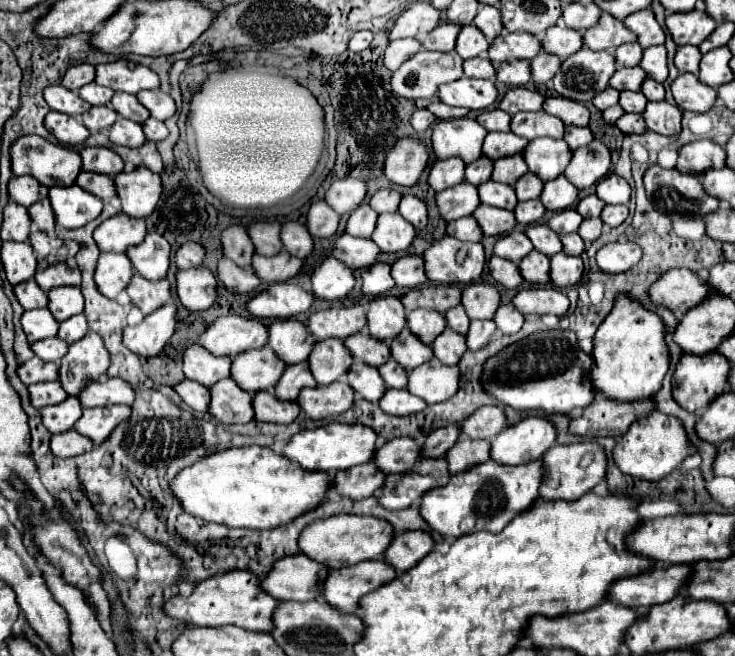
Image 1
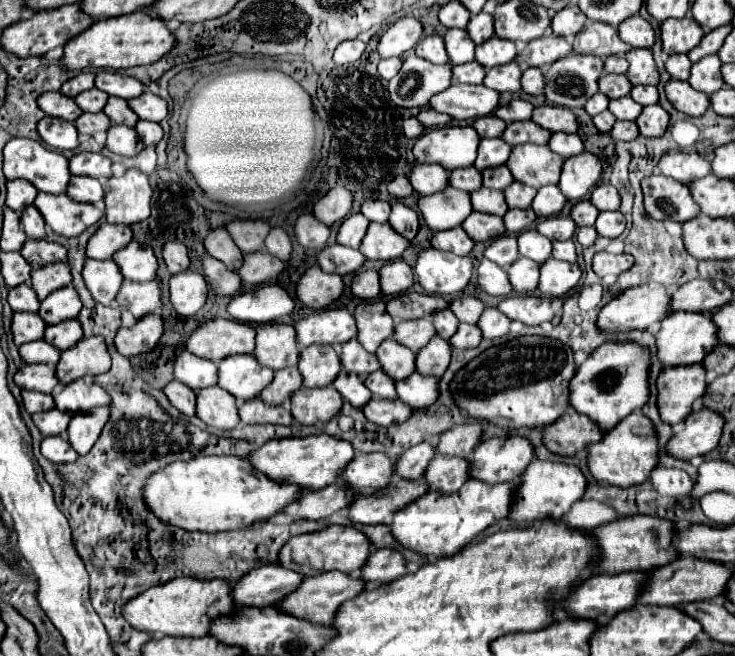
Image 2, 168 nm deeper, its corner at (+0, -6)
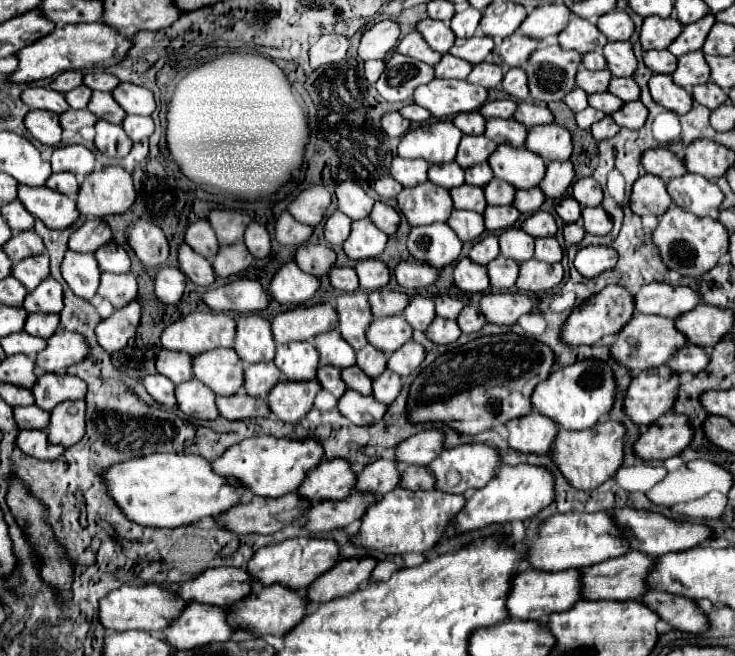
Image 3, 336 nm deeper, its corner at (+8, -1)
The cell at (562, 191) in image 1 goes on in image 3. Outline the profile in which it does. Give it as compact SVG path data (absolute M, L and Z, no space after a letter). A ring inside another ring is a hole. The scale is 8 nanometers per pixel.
M532 187L532 189L520 189L516 191L514 195L514 207L520 211L520 213L534 213L540 209L540 205L544 203L544 193L538 189L538 187Z

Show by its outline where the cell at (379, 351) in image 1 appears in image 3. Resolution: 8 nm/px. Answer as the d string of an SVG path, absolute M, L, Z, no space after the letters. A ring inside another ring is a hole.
M328 331L322 335L316 335L316 349L320 353L320 363L328 361L330 365L344 369L356 363L356 353L354 349L342 339L338 331Z

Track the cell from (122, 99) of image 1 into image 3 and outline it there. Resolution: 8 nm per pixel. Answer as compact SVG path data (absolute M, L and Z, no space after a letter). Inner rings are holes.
M94 91L92 93L92 99L88 103L88 109L98 117L98 119L104 119L104 121L110 121L114 125L120 125L122 119L124 119L124 109L118 107L118 103L114 101L114 97L110 93L100 93L100 91Z

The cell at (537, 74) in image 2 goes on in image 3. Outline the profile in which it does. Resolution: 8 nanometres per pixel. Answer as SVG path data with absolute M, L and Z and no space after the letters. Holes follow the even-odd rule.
M508 69L508 73L502 79L502 89L518 99L518 101L528 101L530 93L528 93L528 83L526 83L526 73L522 69Z

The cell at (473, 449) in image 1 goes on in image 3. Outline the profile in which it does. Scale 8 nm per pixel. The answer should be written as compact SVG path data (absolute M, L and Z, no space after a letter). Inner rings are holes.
M412 465L412 467L406 467L406 471L402 471L402 475L400 475L400 485L402 485L404 489L410 489L410 491L432 489L432 487L434 487L434 477L428 473L426 467L422 467L422 465Z

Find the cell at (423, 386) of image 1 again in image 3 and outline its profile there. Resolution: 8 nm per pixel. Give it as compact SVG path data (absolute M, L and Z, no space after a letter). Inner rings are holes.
M386 369L380 377L372 379L372 397L376 401L380 401L380 403L390 405L398 397L400 387L402 387L400 377L396 373L392 373L392 371Z

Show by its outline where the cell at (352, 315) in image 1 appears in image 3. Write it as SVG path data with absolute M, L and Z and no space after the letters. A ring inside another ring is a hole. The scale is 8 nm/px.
M330 303L296 307L272 319L272 335L278 345L308 341L332 329L338 329L338 315Z

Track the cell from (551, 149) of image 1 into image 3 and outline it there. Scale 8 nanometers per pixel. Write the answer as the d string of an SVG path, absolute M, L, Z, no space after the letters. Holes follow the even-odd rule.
M498 145L498 149L488 157L488 163L496 179L502 179L516 189L536 187L546 173L544 159L526 147Z

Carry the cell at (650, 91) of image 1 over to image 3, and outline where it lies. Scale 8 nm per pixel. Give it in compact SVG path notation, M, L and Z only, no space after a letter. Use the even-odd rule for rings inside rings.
M612 77L608 91L616 97L620 97L622 101L636 101L640 99L640 87L636 85L636 81L632 77Z

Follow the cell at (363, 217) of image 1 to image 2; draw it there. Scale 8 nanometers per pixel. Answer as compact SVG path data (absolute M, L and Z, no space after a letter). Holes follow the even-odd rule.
M352 214L352 216L348 216L348 218L342 222L340 230L338 230L338 242L340 242L342 246L358 248L360 242L362 242L362 238L364 238L364 234L366 234L368 224L370 224L370 222L364 218L364 214Z

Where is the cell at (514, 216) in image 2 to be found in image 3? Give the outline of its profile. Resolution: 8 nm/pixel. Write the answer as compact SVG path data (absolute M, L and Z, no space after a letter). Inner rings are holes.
M504 205L504 207L486 207L484 211L484 223L488 231L502 231L512 227L518 221L520 213L516 207L512 205Z

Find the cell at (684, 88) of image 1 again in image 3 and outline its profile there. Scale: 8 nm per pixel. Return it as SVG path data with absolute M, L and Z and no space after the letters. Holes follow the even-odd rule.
M652 75L648 81L650 95L662 107L684 115L692 109L692 95L672 81L672 75Z

